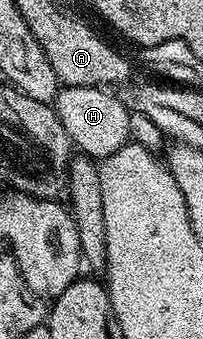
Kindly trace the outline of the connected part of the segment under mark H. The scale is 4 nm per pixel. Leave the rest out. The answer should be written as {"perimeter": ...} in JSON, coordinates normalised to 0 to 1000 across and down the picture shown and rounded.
{"perimeter":[[[315,254],[276,277],[256,316],[360,428],[409,457],[463,472],[532,466],[645,404],[645,327],[621,322],[586,280],[537,263],[478,254]]]}

